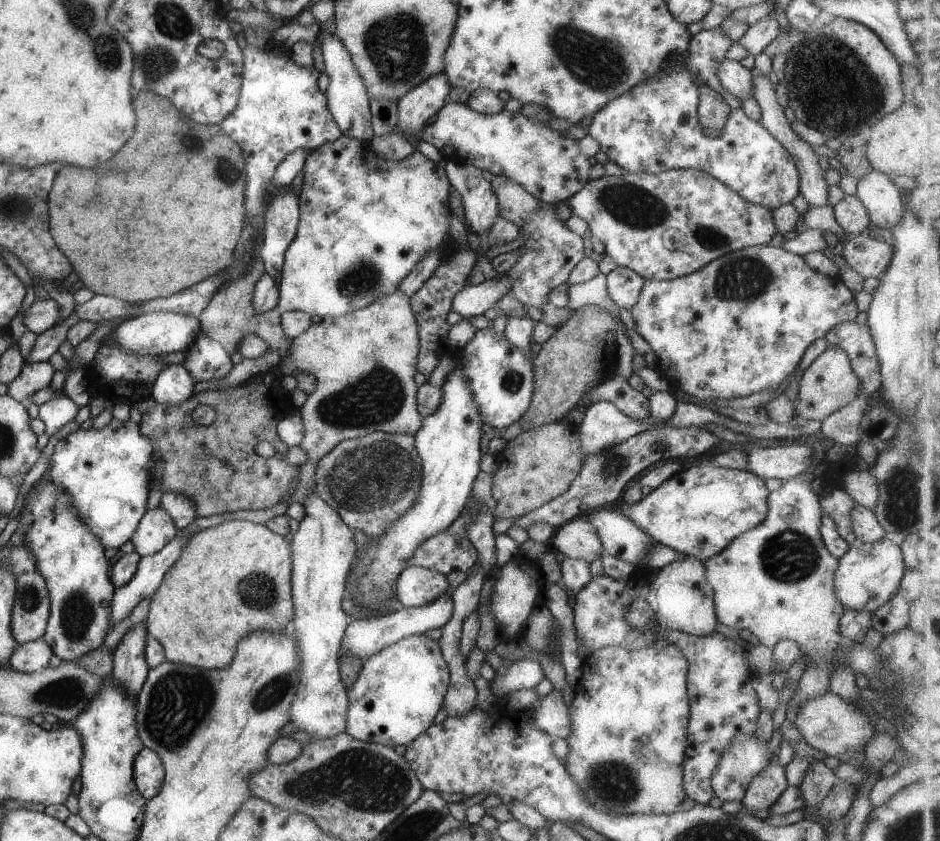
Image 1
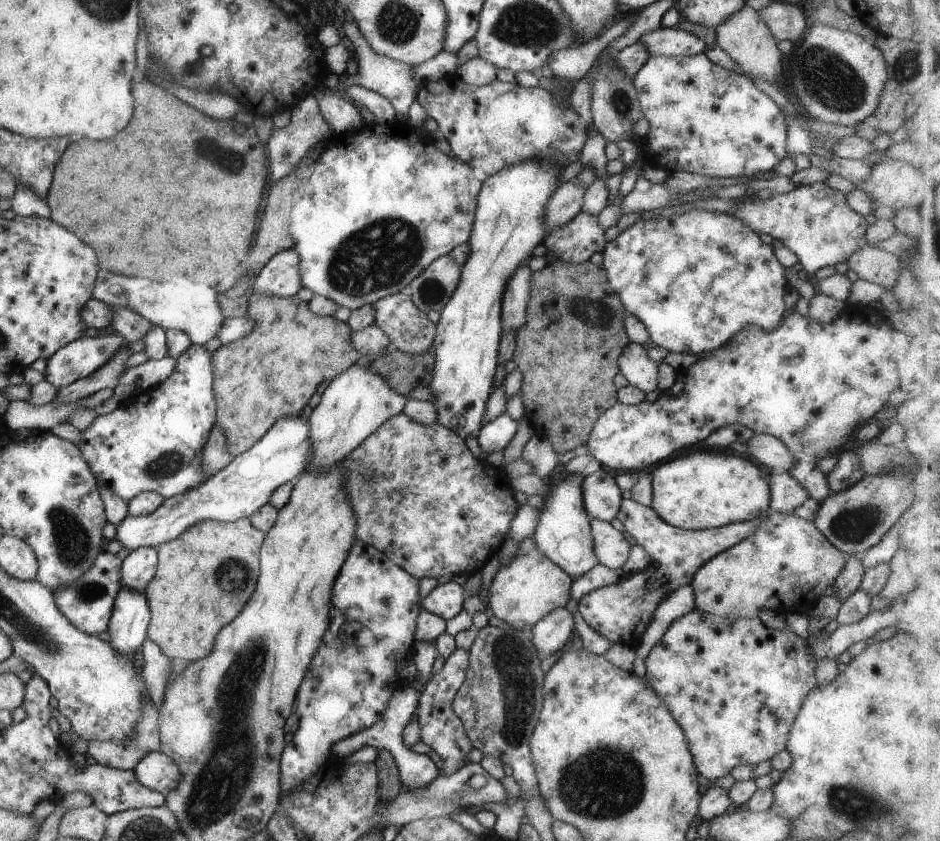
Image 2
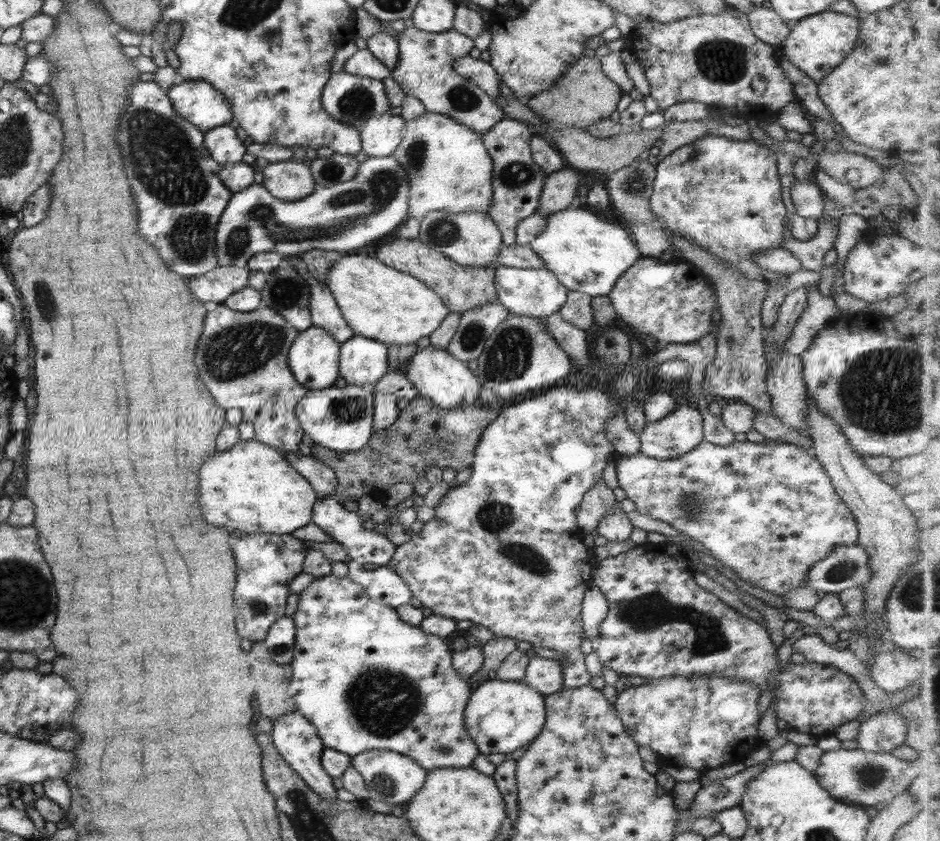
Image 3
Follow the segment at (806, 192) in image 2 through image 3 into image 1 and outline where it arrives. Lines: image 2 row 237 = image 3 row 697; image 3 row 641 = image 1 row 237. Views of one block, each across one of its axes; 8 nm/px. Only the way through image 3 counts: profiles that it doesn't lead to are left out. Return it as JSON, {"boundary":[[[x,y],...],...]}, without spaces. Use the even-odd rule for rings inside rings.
{"boundary":[[[665,170],[657,174],[629,173],[604,175],[588,180],[585,186],[565,200],[572,215],[585,220],[588,230],[604,246],[615,264],[629,268],[643,280],[673,280],[691,274],[711,260],[735,250],[755,245],[767,245],[777,228],[771,211],[765,206],[746,202],[725,184],[701,170]]]}

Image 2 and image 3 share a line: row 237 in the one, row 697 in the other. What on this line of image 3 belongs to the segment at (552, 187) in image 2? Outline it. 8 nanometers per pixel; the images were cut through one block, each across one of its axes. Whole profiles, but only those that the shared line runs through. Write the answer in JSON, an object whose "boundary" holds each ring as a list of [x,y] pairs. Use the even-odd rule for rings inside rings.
{"boundary":[[[485,680],[467,699],[467,705],[463,712],[463,725],[467,735],[475,744],[477,751],[482,755],[494,753],[505,756],[528,743],[531,743],[545,725],[544,696],[535,692],[533,688],[522,681]]]}

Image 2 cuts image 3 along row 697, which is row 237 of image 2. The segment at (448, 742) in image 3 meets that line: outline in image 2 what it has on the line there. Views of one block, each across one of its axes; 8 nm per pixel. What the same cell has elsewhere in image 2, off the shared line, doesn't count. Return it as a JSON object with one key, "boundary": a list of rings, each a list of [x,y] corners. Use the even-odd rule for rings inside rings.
{"boundary":[[[397,122],[365,125],[355,133],[333,134],[329,140],[326,140],[325,147],[314,161],[313,171],[301,192],[299,201],[290,211],[288,234],[294,243],[292,248],[299,258],[298,274],[301,287],[306,287],[313,295],[330,299],[337,307],[345,307],[350,311],[406,290],[408,285],[438,257],[447,255],[455,246],[468,242],[481,186],[468,165],[442,154],[434,147],[431,138],[426,138],[424,133],[418,133]]]}

